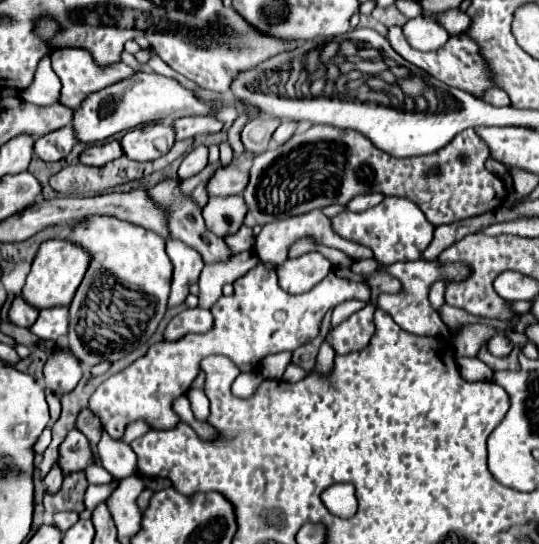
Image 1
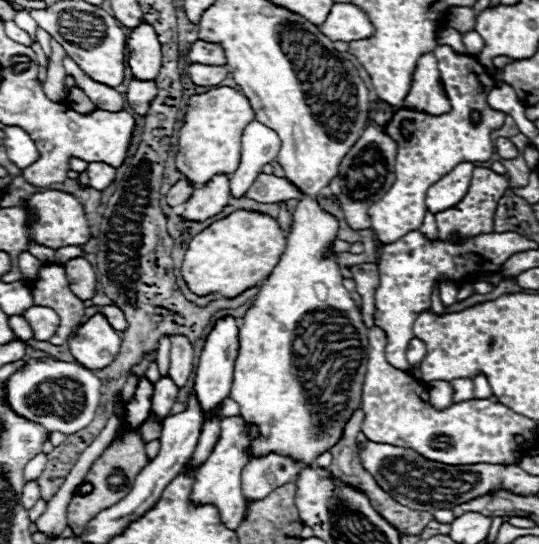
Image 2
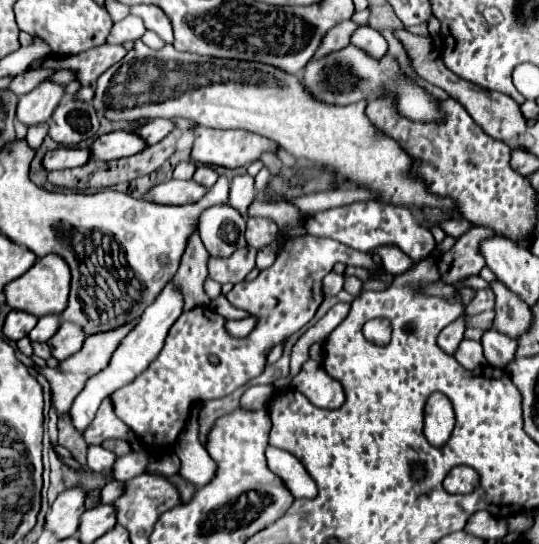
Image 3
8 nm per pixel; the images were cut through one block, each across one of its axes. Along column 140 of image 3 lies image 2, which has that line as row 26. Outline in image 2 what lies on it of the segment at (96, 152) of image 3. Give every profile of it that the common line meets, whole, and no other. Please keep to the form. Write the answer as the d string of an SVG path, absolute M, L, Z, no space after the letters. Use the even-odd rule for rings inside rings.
M142 22L126 40L128 66L136 80L156 80L162 64L160 42L154 28Z

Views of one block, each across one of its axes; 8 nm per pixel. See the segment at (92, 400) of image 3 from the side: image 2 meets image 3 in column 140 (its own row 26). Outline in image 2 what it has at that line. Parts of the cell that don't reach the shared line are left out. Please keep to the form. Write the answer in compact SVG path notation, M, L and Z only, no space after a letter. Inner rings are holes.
M334 4L328 18L324 20L324 24L318 26L318 30L336 40L360 40L360 38L368 38L372 36L372 22L370 18L356 8L354 4Z

